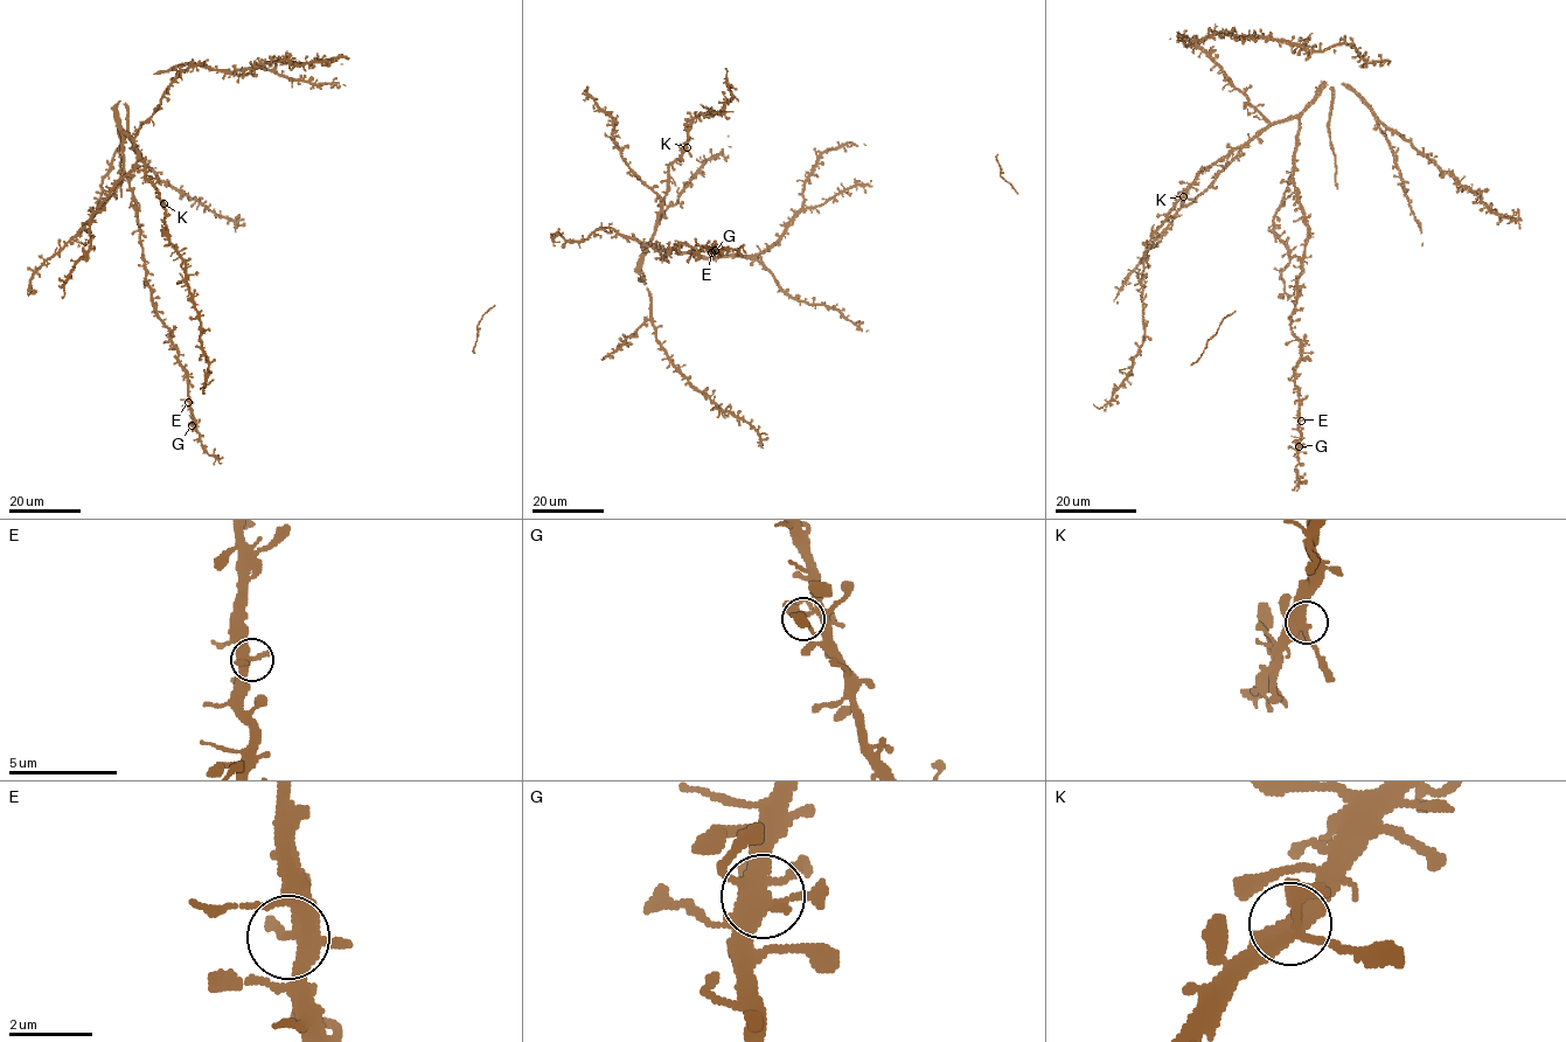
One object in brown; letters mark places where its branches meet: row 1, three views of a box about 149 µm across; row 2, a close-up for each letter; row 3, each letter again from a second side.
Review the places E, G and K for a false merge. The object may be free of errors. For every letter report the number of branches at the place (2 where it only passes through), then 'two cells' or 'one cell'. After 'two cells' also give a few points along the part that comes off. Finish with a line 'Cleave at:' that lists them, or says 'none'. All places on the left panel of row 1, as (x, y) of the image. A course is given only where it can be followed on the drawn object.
E: branches 3; one cell
G: branches 3; one cell
K: branches 3; one cell
Cleave at: none

